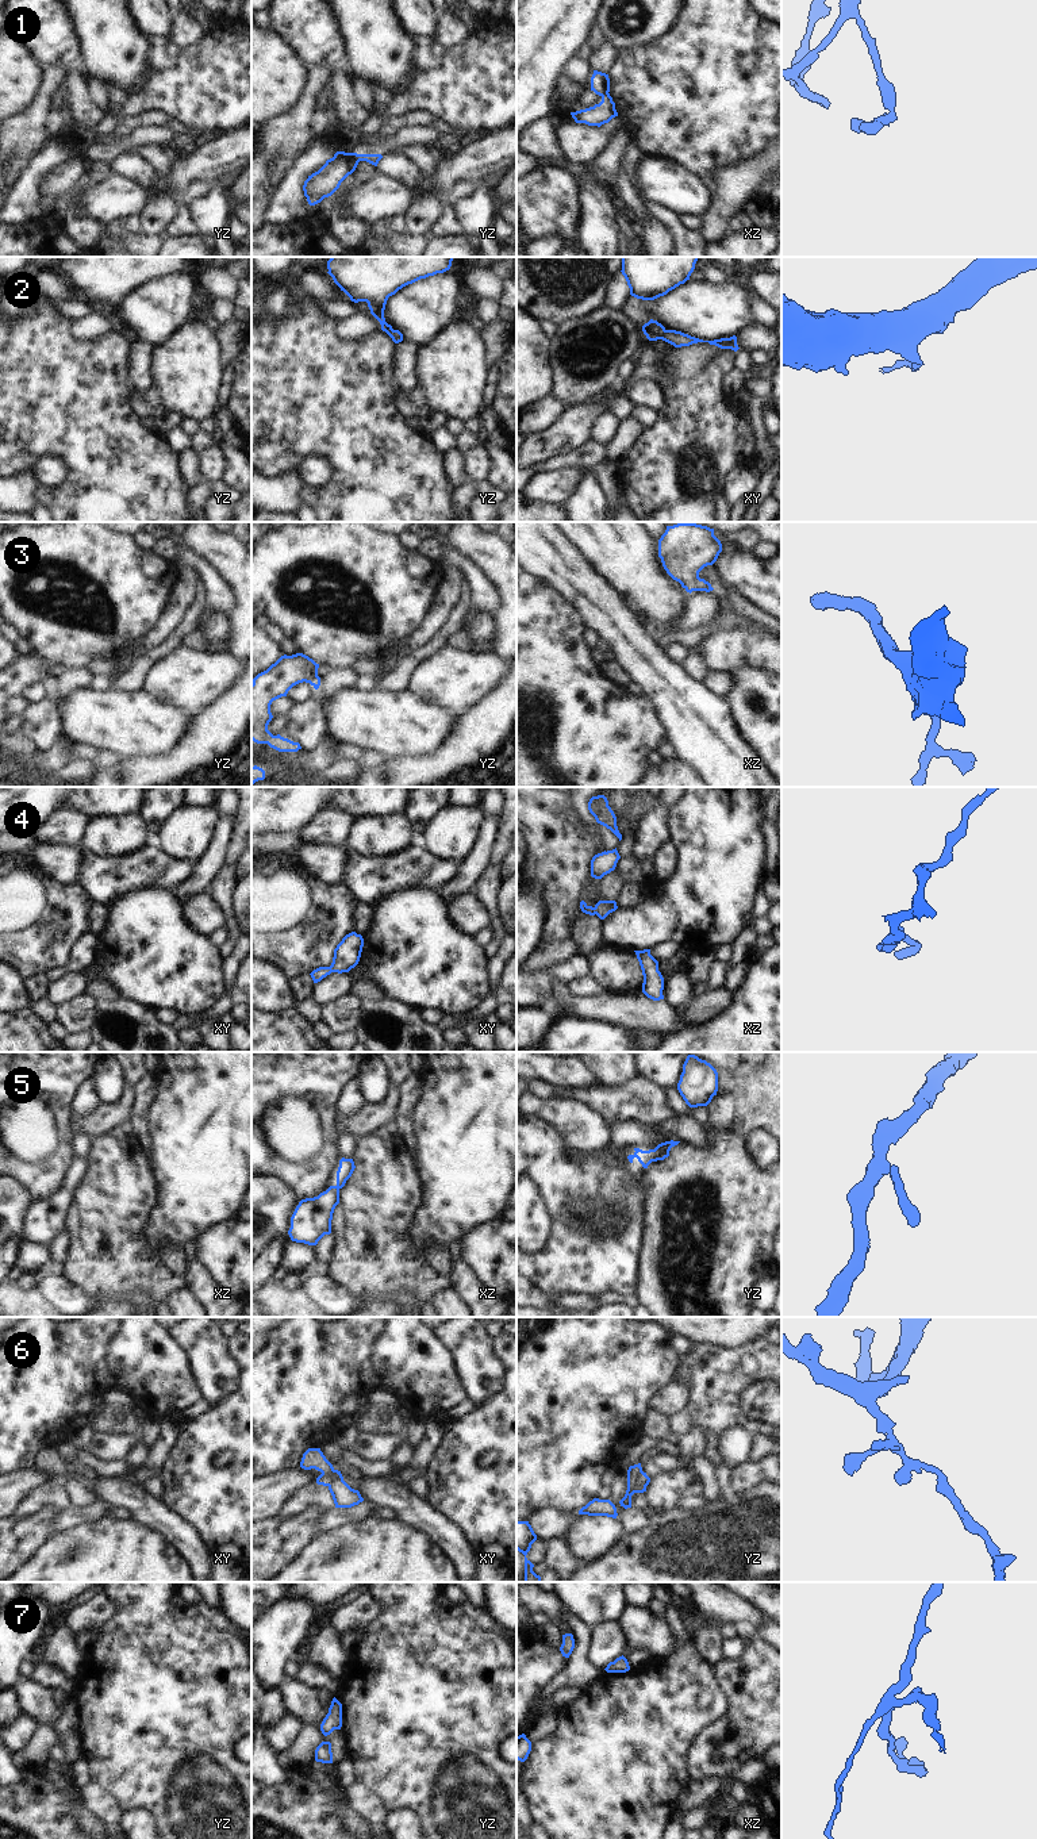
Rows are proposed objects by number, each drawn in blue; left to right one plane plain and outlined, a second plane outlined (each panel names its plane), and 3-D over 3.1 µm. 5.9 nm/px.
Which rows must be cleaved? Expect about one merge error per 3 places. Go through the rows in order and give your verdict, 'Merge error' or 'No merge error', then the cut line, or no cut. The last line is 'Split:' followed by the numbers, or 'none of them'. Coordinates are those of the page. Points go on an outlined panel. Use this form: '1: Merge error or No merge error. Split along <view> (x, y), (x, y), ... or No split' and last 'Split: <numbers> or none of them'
1: Merge error. Split along yz (352, 153), (358, 161)
2: No merge error. No split
3: Merge error. Split along xz (699, 578), (694, 583), (692, 590)
4: No merge error. No split
5: No merge error. No split
6: Merge error. Split along xy (322, 1473), (342, 1479)
7: No merge error. No split
Split: 1, 3, 6.

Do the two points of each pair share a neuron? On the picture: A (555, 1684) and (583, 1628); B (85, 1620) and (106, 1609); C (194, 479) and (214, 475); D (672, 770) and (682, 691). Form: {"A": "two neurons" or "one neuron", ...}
{"A": "one neuron", "B": "one neuron", "C": "two neurons", "D": "two neurons"}

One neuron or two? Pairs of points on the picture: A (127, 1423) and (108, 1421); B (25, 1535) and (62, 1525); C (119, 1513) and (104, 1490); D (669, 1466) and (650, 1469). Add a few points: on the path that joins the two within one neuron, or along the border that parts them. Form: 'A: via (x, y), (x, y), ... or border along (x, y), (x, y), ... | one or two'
A: via (123, 1421), (112, 1421) | one
B: border along (61, 1512), (54, 1532) | two
C: border along (112, 1504), (123, 1508), (131, 1517) | two
D: via (665, 1466), (655, 1466) | one

